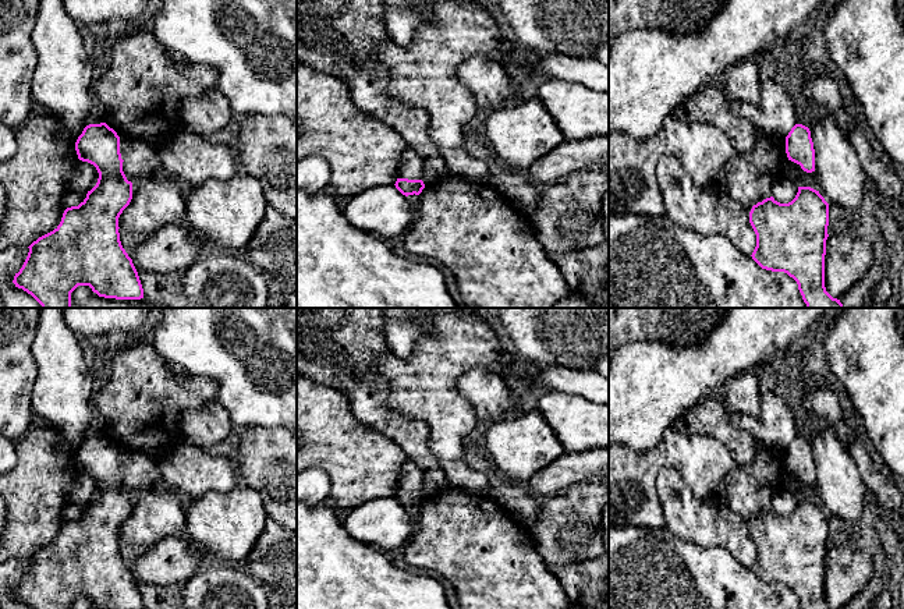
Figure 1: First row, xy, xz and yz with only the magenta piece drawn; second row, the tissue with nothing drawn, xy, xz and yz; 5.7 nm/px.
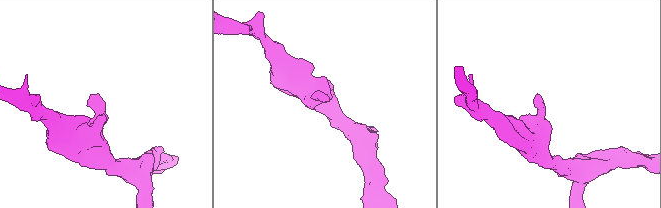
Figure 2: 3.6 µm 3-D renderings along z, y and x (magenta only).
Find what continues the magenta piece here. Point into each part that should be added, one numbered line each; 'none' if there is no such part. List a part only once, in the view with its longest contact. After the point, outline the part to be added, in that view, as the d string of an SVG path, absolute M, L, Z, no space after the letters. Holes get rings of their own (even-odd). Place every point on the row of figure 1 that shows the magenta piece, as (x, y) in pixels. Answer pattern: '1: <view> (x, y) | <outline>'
none

